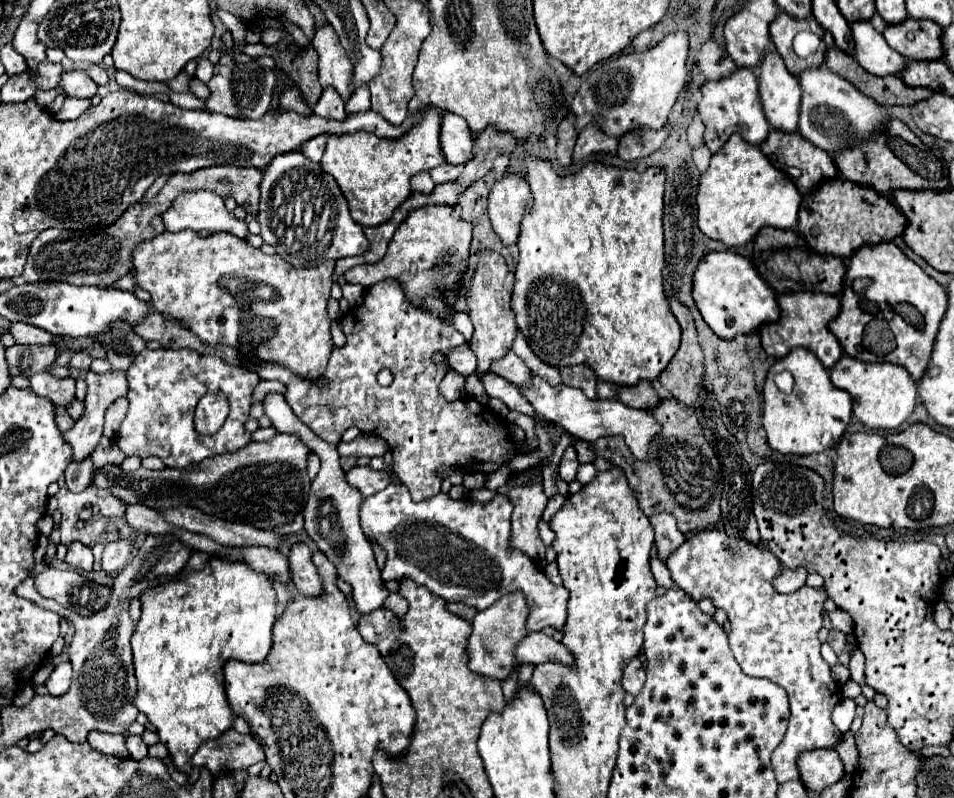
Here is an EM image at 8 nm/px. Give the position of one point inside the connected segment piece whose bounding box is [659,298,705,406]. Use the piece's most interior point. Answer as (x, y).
(683, 378)

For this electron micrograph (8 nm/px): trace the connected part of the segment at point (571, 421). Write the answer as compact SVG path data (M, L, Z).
M533 376L533 388L521 386L519 390L521 390L521 394L527 396L531 406L539 414L561 424L571 436L585 440L585 442L595 442L597 438L603 438L603 436L623 436L629 450L639 460L649 458L647 456L649 442L653 440L653 436L657 436L661 432L661 424L651 416L651 412L629 408L619 400L589 400L583 394L583 390L579 390L579 388L549 386L545 380L539 380L537 376Z

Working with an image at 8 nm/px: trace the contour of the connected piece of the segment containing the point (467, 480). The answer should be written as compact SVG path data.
M465 472L465 476L463 476L463 486L465 486L467 490L483 488L483 486L485 486L485 474L481 474L481 472Z

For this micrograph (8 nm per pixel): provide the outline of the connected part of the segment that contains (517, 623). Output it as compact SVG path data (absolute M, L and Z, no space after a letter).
M511 592L507 596L501 596L487 610L477 612L471 622L473 634L467 646L469 668L487 678L495 678L501 682L507 680L513 674L513 670L519 668L519 662L515 660L515 644L519 644L519 640L523 640L523 636L529 632L525 628L525 622L527 622L527 600L523 592Z

